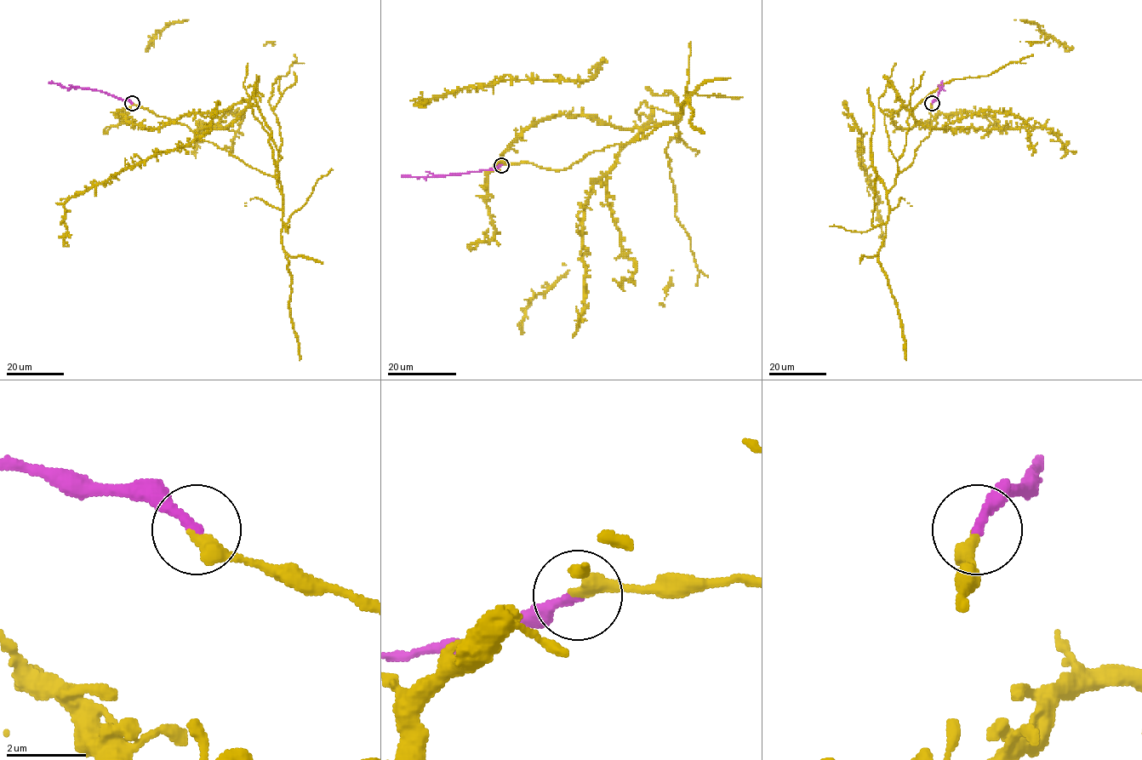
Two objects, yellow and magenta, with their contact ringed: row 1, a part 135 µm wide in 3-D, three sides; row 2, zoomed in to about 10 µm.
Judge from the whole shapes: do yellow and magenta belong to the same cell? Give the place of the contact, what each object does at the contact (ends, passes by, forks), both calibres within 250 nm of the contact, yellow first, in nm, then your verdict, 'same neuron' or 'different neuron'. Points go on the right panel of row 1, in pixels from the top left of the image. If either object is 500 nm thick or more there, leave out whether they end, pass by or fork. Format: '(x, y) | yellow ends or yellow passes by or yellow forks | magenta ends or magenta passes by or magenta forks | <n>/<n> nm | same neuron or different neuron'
(932, 103) | yellow ends | magenta ends | 360/260 nm | same neuron

